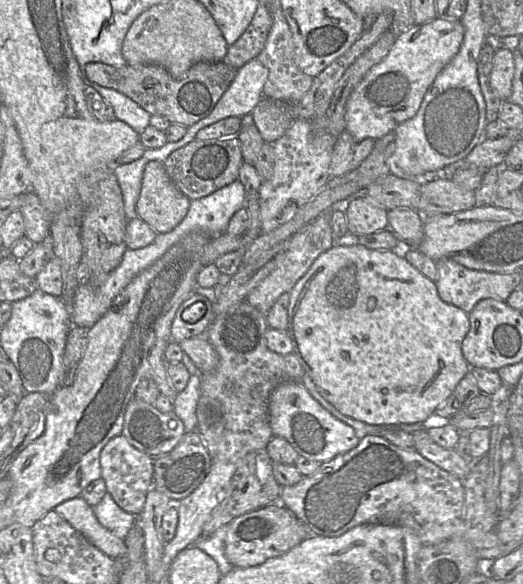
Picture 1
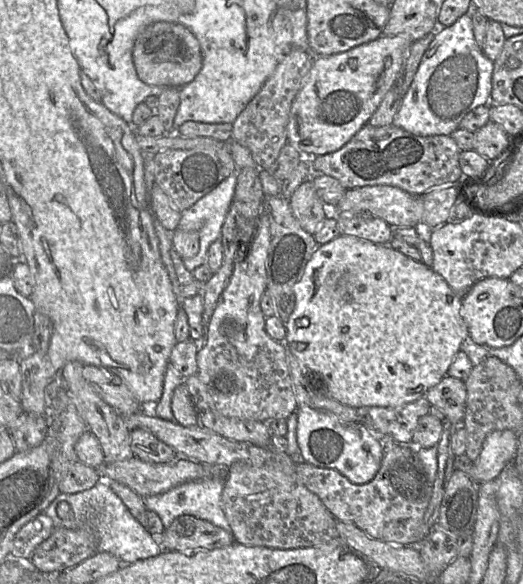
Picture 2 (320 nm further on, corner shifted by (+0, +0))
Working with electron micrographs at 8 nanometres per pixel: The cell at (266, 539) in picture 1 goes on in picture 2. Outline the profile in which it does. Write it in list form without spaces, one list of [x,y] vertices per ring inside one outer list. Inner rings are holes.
[[[191,515],[175,518],[158,541],[163,550],[183,553],[223,548],[235,542],[232,533]]]

